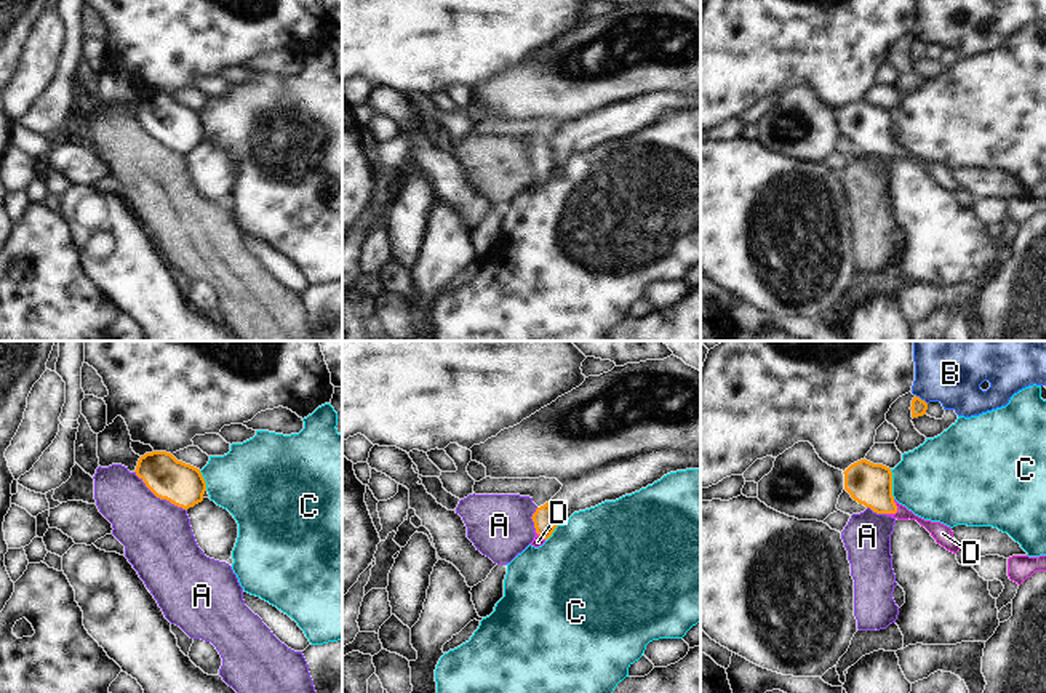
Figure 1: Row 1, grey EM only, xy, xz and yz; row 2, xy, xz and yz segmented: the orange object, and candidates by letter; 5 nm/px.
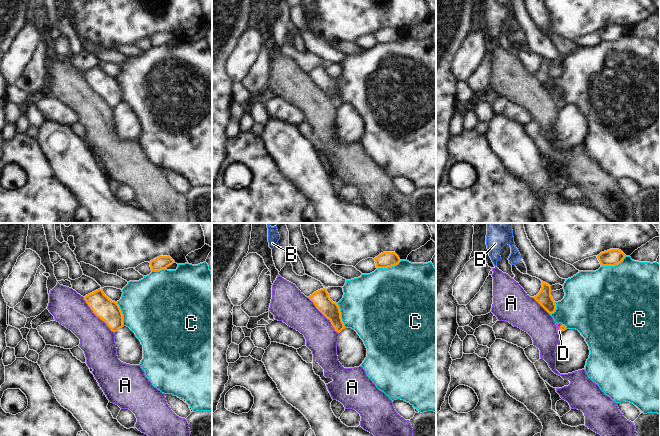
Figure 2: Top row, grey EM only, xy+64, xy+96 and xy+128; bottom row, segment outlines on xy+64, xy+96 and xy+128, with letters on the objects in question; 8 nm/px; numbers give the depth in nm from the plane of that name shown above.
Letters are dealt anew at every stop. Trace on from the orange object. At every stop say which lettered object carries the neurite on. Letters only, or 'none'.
D

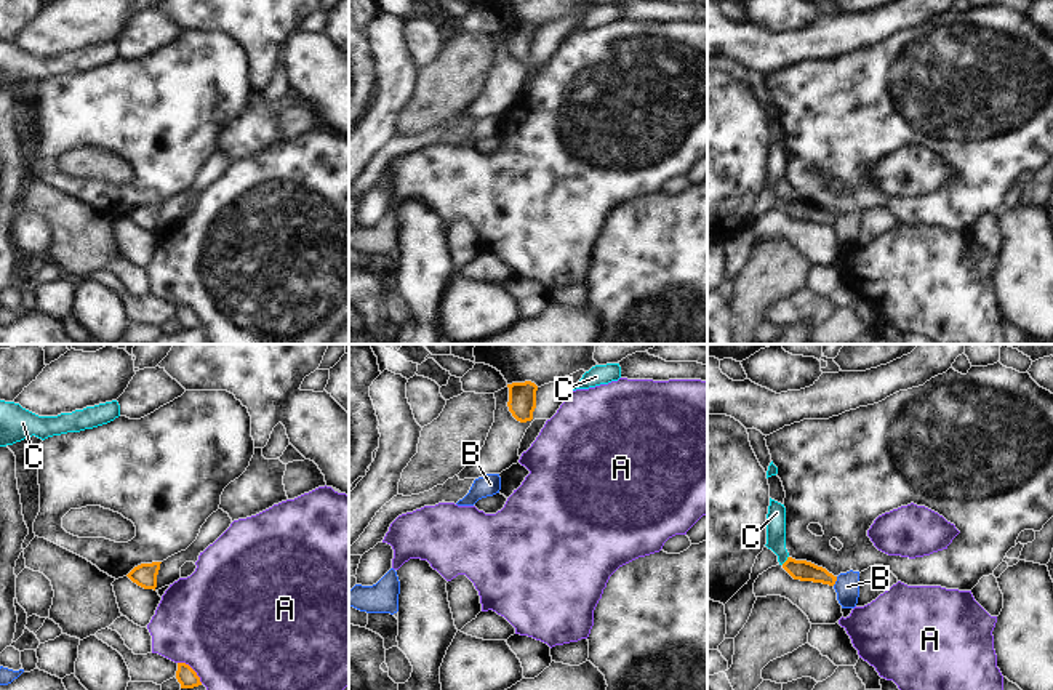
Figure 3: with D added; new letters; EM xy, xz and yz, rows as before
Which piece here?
none

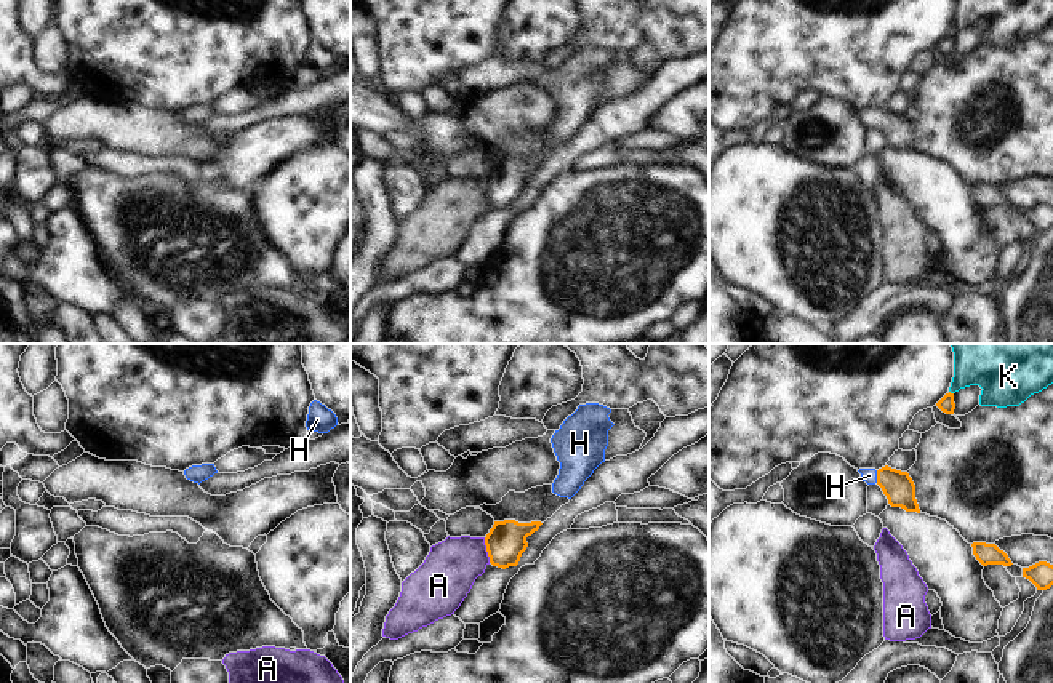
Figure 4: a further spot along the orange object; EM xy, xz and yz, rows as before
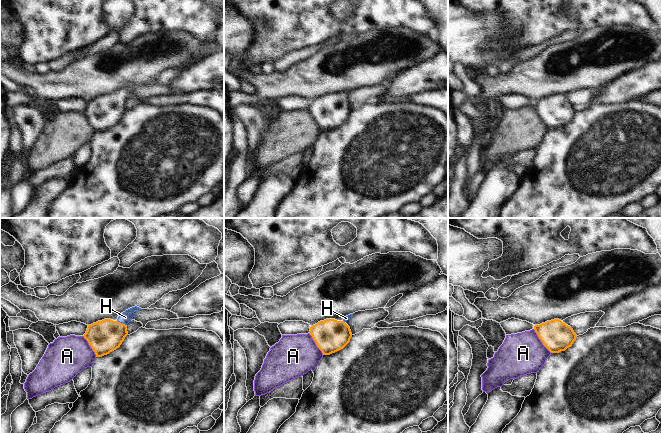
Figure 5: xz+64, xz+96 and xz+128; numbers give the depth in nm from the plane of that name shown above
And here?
H

